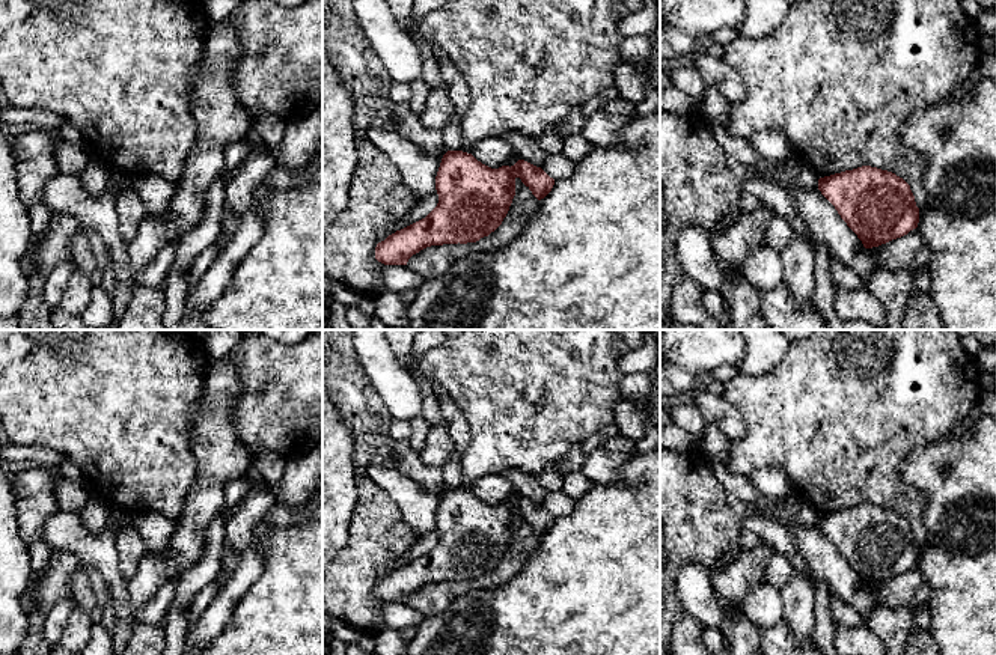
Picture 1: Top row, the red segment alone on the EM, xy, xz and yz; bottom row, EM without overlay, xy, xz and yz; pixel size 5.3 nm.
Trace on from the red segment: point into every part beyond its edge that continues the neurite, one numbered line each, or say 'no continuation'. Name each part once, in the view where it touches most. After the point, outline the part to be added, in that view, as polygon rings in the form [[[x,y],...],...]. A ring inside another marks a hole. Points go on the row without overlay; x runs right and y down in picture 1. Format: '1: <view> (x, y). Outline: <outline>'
no continuation

